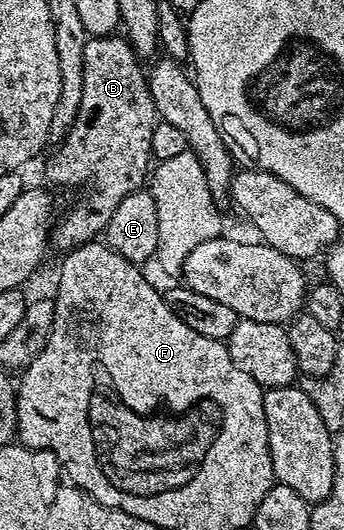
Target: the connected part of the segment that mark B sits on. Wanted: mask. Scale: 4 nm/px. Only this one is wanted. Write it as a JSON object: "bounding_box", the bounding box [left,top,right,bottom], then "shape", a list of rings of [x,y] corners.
{"bounding_box":[46,36,158,254],"shape":[[[89,36],[82,55],[82,107],[71,131],[59,142],[56,153],[46,167],[49,181],[58,185],[80,185],[88,182],[90,177],[96,177],[84,201],[78,202],[61,221],[59,218],[50,230],[51,244],[57,245],[61,254],[71,252],[82,242],[97,240],[110,223],[110,215],[114,215],[118,203],[147,182],[152,161],[150,140],[153,139],[153,128],[158,118],[145,66],[140,65],[143,65],[141,58],[136,56],[132,44],[123,36]]]}

